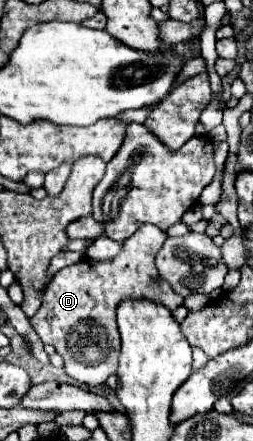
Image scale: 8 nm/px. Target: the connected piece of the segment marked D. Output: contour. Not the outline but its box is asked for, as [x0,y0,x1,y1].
[31,227,183,385]

